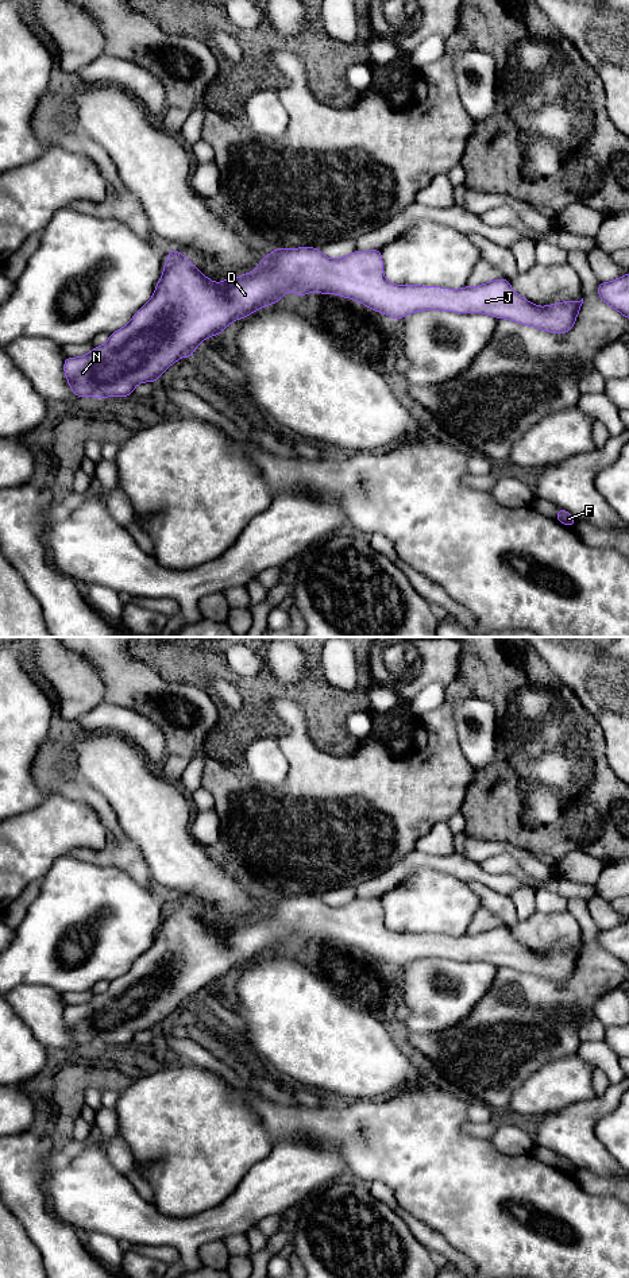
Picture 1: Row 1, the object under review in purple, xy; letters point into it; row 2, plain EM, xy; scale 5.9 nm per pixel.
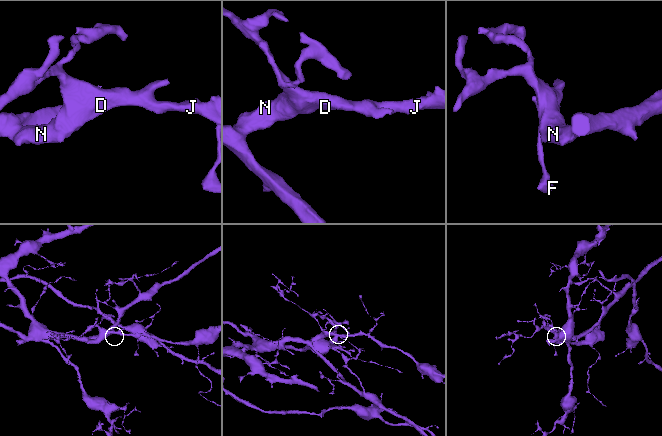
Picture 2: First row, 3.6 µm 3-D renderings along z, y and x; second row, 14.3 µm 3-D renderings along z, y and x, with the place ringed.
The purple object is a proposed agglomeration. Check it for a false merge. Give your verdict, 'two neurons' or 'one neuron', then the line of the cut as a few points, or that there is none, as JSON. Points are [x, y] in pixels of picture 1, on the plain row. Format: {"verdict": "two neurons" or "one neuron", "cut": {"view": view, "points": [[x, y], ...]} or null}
{"verdict": "one neuron", "cut": null}

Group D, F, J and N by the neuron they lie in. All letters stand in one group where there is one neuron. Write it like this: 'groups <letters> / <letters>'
groups D F J N

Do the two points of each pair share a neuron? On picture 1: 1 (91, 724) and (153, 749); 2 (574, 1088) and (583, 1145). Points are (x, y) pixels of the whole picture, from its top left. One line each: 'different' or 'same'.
1: same
2: different

